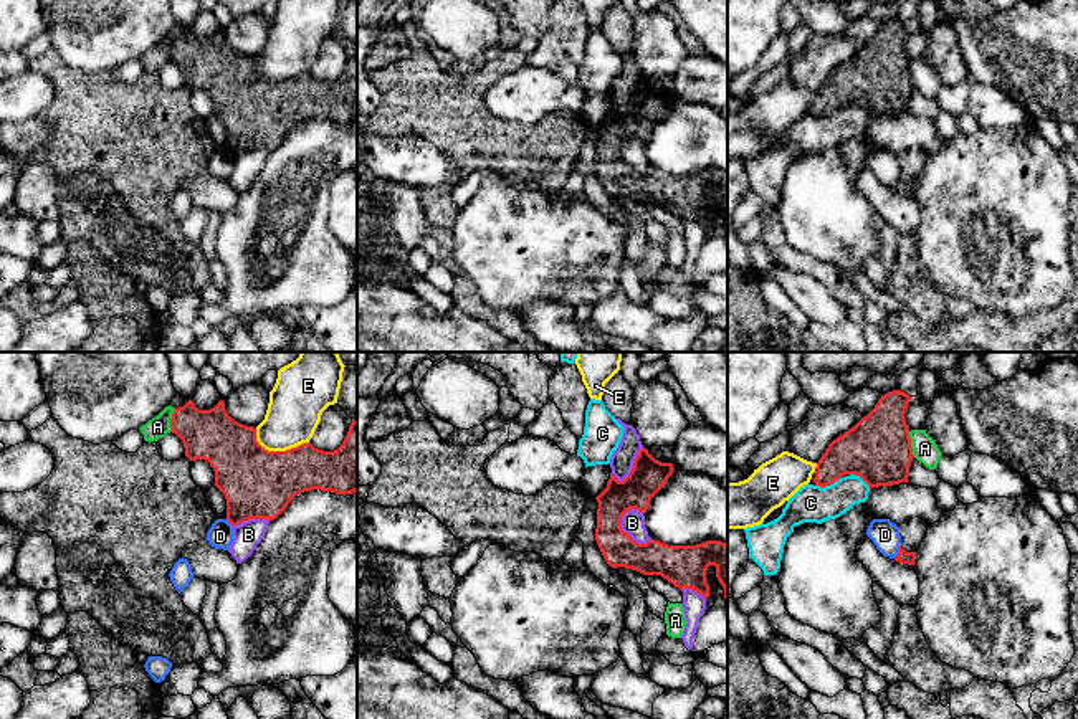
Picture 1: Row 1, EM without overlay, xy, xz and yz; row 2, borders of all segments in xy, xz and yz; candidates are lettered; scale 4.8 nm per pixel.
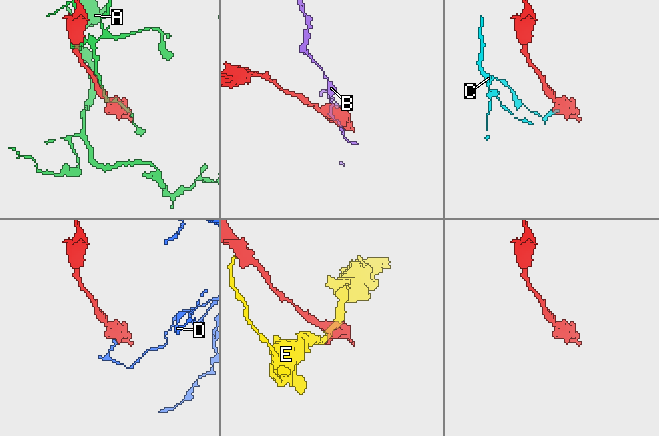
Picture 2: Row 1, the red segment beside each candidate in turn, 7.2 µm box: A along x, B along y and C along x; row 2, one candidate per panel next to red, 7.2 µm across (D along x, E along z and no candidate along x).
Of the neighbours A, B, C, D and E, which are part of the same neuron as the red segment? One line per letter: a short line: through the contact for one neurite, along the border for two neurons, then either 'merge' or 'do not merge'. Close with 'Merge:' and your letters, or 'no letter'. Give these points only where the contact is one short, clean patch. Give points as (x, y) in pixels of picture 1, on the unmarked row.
A: do not merge
B: do not merge
C: yz (840, 106), (829, 114), (815, 116) | do not merge
D: yz (900, 174), (900, 180), (893, 187) | do not merge
E: do not merge
Merge: no letter

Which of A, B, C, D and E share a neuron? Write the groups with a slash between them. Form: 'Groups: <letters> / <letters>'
Groups: A / B / C / D / E

